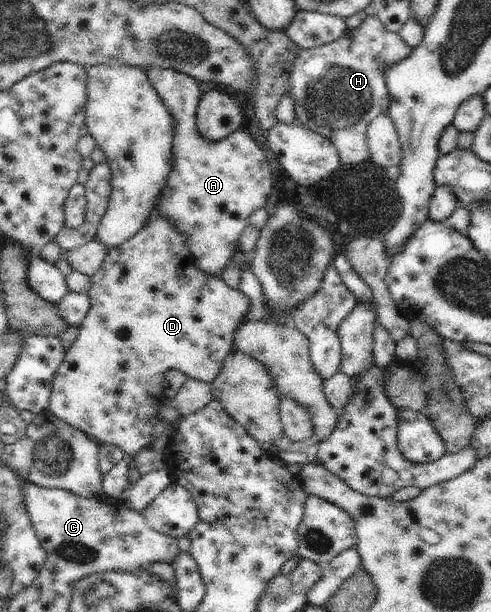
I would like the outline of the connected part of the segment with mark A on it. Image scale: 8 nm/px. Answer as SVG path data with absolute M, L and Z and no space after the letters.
M148 67L145 74L176 121L174 145L172 145L172 169L166 177L166 183L160 191L160 201L154 209L158 209L158 213L164 219L172 221L174 229L182 233L184 243L187 243L193 252L194 265L200 271L220 279L226 265L239 247L240 236L248 225L248 217L256 209L262 209L268 201L270 189L274 183L272 167L266 159L265 151L260 150L249 133L239 128L228 138L220 139L220 141L208 141L198 133L196 108L204 92L200 90L196 78L173 69L158 69L158 67Z

